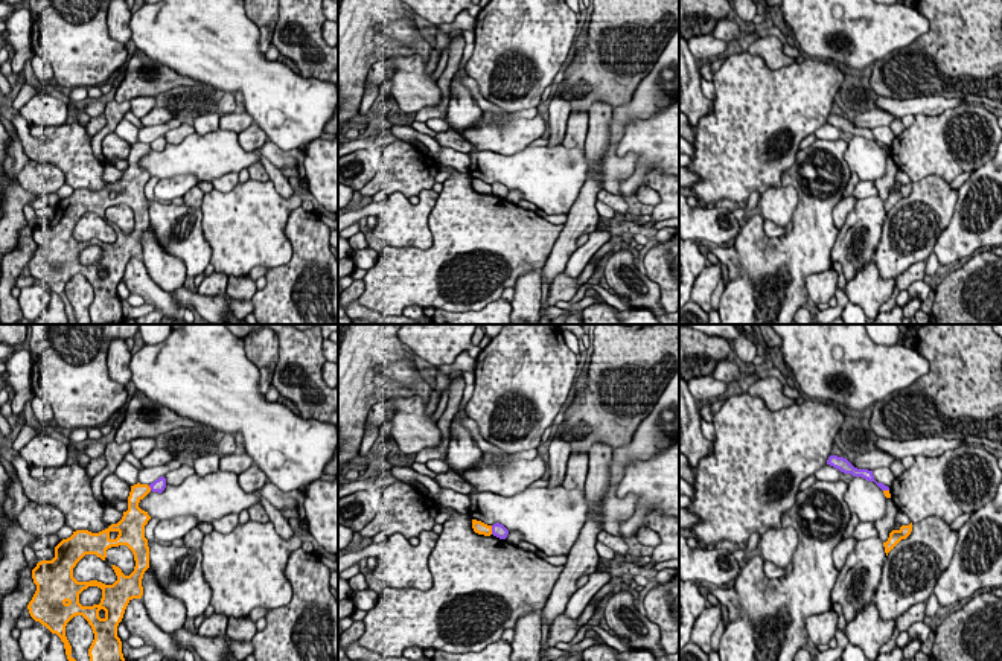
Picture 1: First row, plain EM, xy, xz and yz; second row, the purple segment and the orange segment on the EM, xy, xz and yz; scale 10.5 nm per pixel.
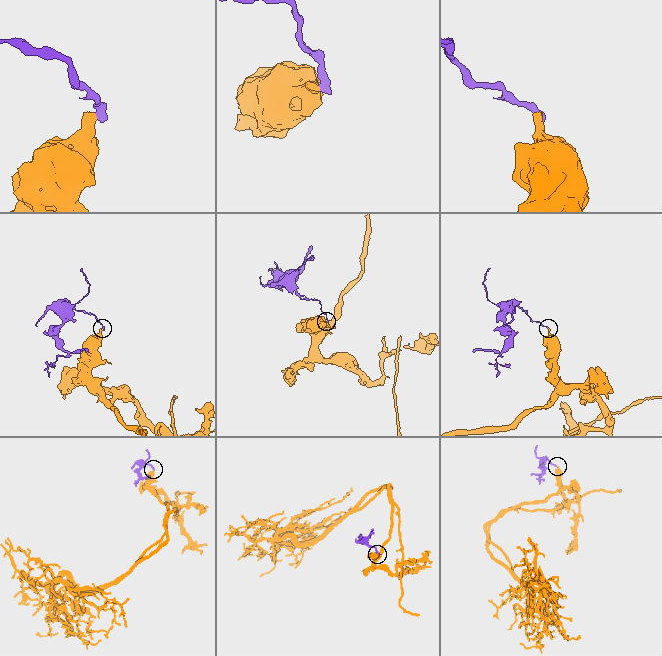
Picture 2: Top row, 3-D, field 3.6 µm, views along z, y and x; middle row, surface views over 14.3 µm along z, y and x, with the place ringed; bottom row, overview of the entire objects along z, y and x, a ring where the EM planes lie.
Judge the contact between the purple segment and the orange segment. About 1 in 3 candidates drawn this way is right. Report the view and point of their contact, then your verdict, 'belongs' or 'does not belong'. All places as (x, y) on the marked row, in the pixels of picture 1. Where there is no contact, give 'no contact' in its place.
xz (492, 530) | does not belong

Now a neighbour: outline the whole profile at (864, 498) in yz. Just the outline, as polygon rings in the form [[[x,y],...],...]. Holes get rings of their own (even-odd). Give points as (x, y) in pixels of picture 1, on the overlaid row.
[[[853,477],[847,486],[844,500],[851,513],[862,522],[876,522],[886,513],[886,497],[874,483],[862,477]]]

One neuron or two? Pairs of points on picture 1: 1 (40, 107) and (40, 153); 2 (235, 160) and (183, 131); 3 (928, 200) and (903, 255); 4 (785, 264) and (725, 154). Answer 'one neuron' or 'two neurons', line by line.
1: two neurons
2: two neurons
3: one neuron
4: two neurons

